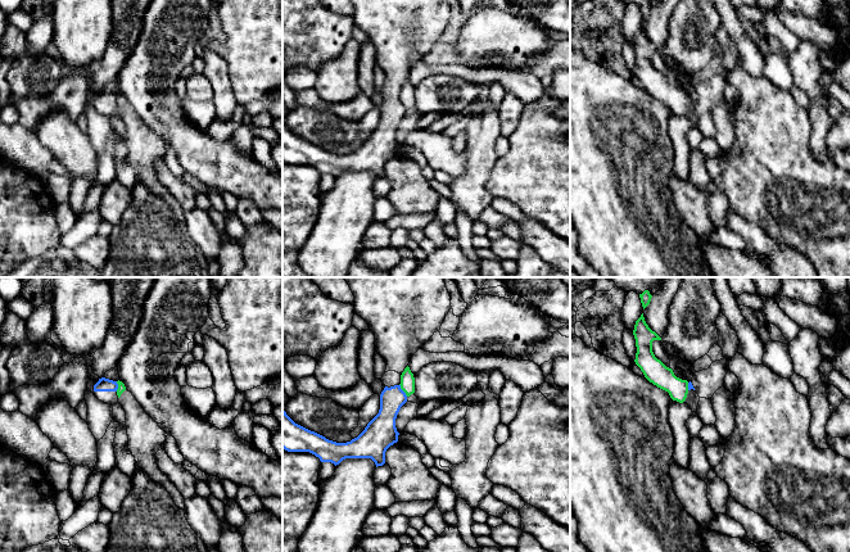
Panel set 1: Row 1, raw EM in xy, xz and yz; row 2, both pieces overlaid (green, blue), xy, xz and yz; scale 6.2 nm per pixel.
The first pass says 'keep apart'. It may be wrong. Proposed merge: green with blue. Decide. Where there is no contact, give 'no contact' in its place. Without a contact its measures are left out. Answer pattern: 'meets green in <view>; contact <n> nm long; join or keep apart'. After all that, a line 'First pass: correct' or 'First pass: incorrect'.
meets green in xz; contact 90 nm long; keep apart
First pass: correct

